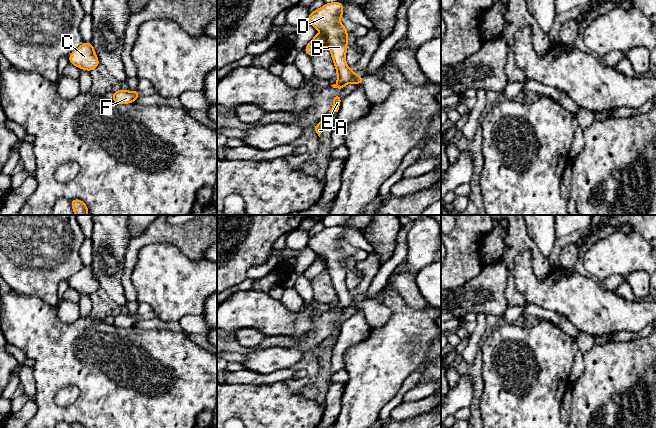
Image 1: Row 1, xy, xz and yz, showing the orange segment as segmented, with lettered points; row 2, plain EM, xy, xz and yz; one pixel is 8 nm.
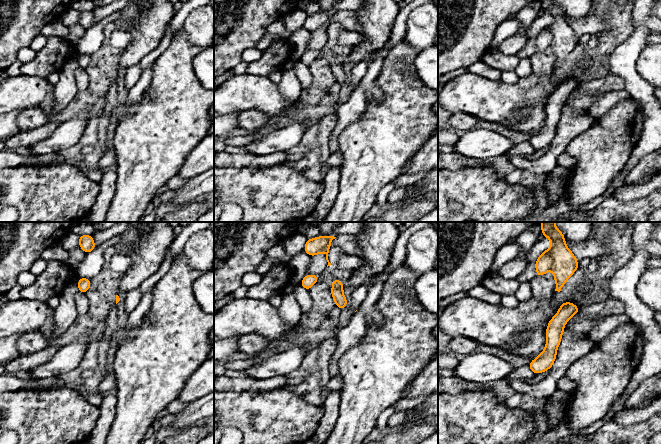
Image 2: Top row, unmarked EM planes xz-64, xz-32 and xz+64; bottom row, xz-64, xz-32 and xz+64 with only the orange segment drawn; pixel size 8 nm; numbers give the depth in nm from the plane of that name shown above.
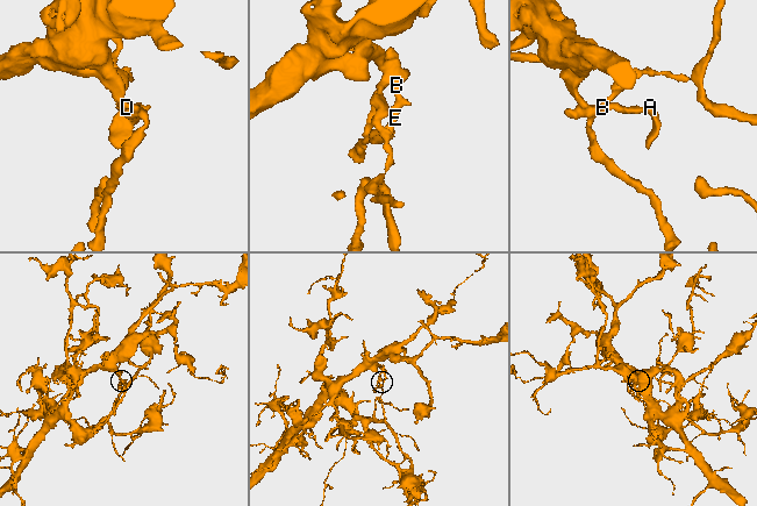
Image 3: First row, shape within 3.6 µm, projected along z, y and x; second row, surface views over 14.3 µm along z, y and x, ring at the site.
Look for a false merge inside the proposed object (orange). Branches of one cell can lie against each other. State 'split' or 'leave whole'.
leave whole

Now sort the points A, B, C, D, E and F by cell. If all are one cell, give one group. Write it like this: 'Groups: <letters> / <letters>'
Groups: A B C D E F

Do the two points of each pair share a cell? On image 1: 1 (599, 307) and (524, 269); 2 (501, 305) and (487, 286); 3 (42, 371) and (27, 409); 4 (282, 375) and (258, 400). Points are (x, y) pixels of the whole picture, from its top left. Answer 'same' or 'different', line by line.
1: same
2: same
3: different
4: different

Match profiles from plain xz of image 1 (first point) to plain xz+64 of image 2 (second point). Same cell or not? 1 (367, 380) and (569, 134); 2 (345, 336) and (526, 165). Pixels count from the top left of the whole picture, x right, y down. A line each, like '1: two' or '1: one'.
1: two
2: one

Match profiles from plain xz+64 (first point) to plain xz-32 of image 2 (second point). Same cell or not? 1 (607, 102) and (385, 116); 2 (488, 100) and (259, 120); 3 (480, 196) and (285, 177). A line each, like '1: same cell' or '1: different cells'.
1: different cells
2: different cells
3: same cell

